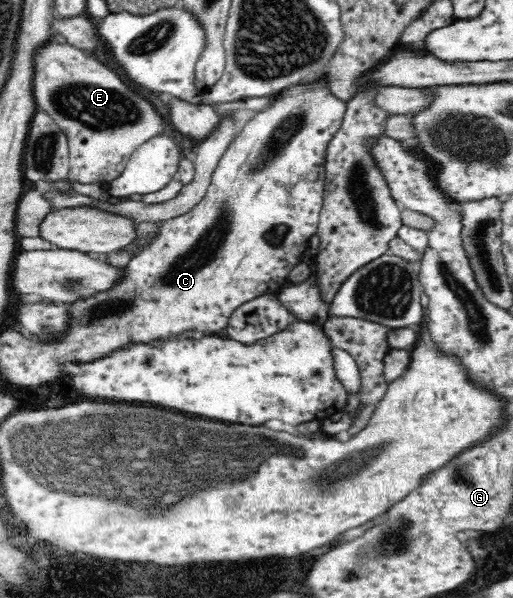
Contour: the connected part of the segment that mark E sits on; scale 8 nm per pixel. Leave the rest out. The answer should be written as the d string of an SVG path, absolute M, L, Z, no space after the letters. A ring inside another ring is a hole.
M51 38L32 52L31 92L37 110L52 118L55 126L63 132L68 142L69 172L71 183L97 184L103 187L111 184L123 173L133 151L152 136L171 131L162 111L139 93L125 85L113 69L99 62L83 49Z

